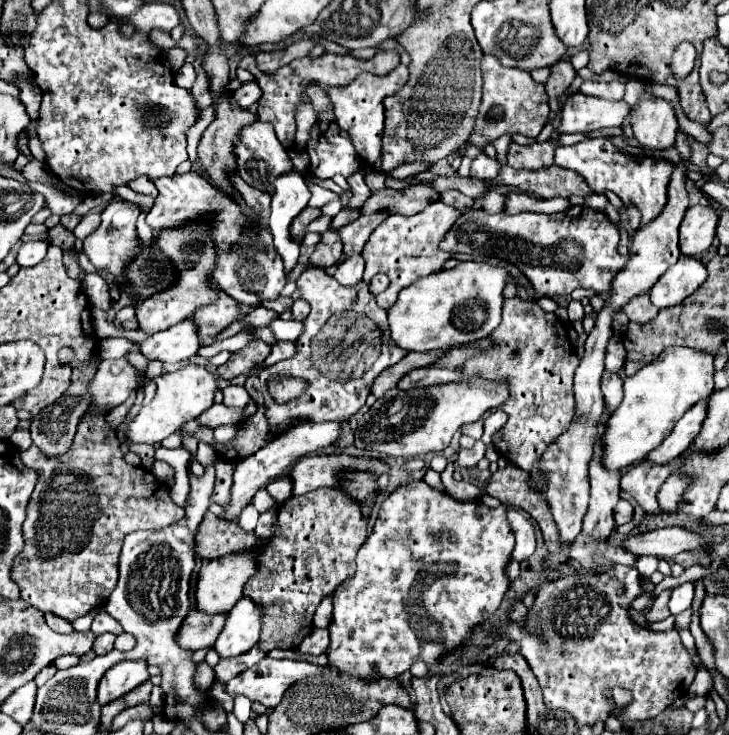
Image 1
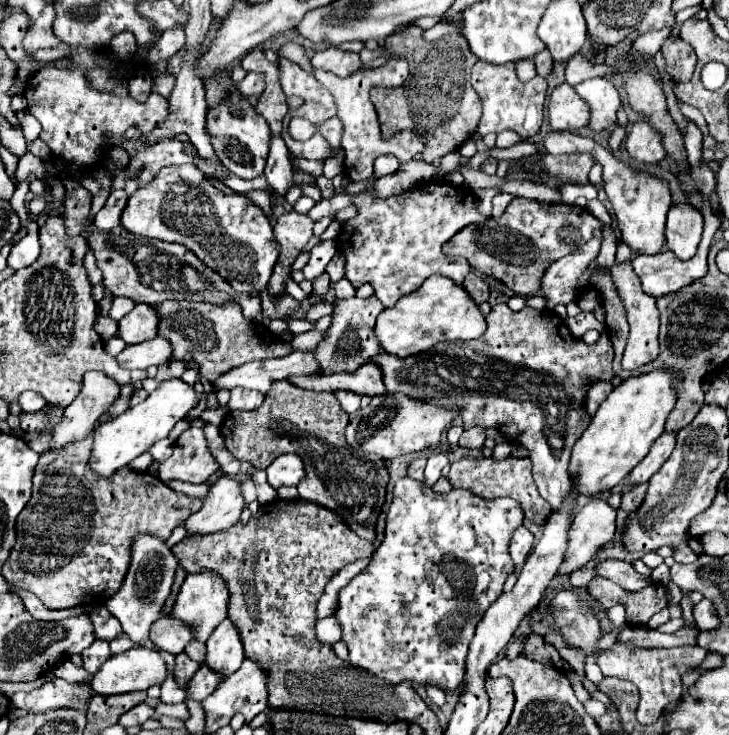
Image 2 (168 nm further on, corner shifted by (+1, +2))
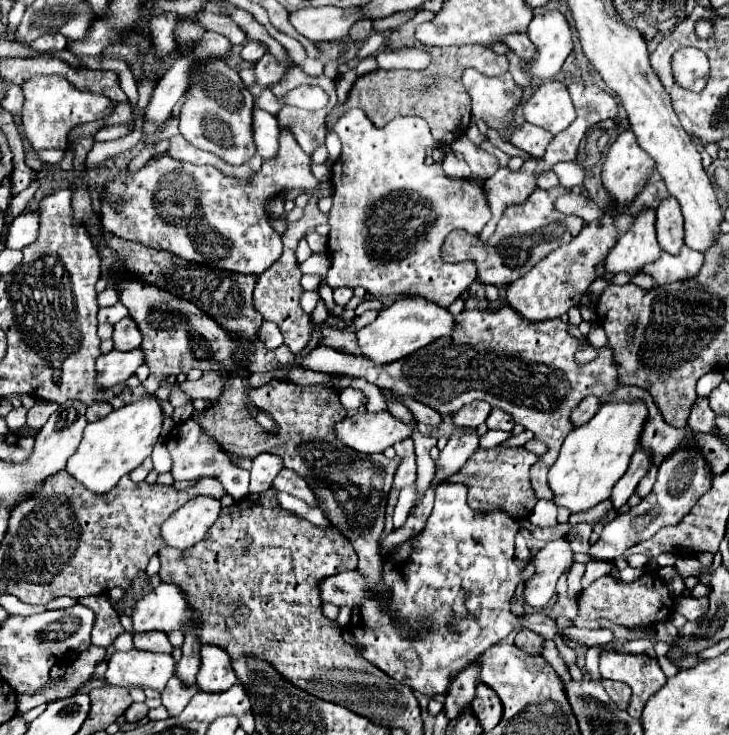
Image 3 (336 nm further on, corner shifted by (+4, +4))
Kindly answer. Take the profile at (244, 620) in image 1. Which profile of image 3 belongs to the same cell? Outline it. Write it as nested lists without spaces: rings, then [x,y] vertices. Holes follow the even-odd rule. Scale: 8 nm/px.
[[[203,646],[199,656],[201,666],[195,684],[201,692],[225,692],[237,682],[237,676],[231,668],[231,658],[225,650],[221,650],[219,646]]]

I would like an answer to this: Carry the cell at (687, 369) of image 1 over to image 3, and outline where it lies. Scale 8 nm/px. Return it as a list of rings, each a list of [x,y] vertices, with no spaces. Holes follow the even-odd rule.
[[[641,400],[603,404],[599,412],[583,426],[575,428],[563,442],[557,462],[549,468],[549,488],[553,502],[571,514],[585,512],[611,496],[615,482],[627,472],[633,452],[639,448],[639,434],[647,420],[647,408]]]

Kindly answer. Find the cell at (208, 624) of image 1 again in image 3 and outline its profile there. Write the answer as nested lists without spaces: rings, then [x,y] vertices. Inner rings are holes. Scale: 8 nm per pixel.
[[[143,632],[143,634],[135,634],[133,636],[133,646],[145,652],[171,652],[173,646],[167,640],[165,632]]]

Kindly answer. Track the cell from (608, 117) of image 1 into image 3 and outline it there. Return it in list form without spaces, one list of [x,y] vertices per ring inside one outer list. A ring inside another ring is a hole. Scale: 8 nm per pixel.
[[[551,80],[541,84],[529,100],[523,102],[523,116],[551,134],[559,134],[575,120],[573,102],[563,82]]]

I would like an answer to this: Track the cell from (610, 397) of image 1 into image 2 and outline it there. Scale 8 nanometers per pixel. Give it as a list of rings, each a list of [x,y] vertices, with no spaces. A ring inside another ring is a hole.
[[[600,380],[598,384],[592,384],[590,386],[590,392],[588,392],[588,400],[586,400],[586,410],[590,416],[594,416],[596,408],[600,408],[600,404],[606,400],[606,396],[614,390],[614,386],[606,380]]]

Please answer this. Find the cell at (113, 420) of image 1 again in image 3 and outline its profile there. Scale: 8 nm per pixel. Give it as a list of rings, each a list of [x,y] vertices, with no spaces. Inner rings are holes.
[[[95,402],[91,406],[87,406],[87,422],[95,422],[95,420],[101,420],[105,418],[109,412],[111,412],[111,404],[107,402]]]

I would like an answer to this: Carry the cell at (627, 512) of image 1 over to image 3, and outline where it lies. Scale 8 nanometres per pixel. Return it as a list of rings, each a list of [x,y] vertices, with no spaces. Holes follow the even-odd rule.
[[[651,466],[651,472],[649,472],[647,476],[643,476],[643,480],[639,482],[639,486],[637,486],[635,494],[639,494],[641,498],[643,498],[643,496],[647,496],[647,494],[651,492],[653,484],[655,484],[655,476],[657,476],[657,466]]]

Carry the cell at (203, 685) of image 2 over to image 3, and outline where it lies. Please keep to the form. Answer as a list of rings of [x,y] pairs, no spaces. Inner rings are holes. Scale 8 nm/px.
[[[173,676],[167,682],[165,690],[161,692],[161,704],[167,708],[169,716],[177,716],[187,706],[187,702],[193,698],[193,694],[197,694],[197,686],[195,684],[187,688],[187,686],[183,686],[179,682],[177,676]]]

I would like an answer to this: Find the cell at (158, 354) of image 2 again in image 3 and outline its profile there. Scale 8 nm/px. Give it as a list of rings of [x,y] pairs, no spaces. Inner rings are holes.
[[[139,348],[131,352],[111,350],[109,354],[97,358],[95,362],[97,380],[95,382],[101,390],[107,390],[111,386],[125,382],[129,376],[133,376],[141,364],[143,364],[143,352]]]

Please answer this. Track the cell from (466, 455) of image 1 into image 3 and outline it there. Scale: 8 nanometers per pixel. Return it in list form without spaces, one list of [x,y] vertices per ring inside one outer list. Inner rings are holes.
[[[471,402],[471,406],[463,406],[459,414],[453,414],[453,422],[455,426],[477,428],[487,420],[489,412],[491,412],[491,406],[487,406],[487,402]]]

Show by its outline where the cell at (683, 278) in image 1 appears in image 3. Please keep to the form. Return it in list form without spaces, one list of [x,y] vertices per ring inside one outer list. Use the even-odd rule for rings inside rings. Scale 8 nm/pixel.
[[[683,246],[677,256],[661,252],[661,256],[655,262],[647,264],[643,272],[651,274],[655,284],[671,284],[695,276],[701,270],[701,266],[703,266],[703,254]]]

